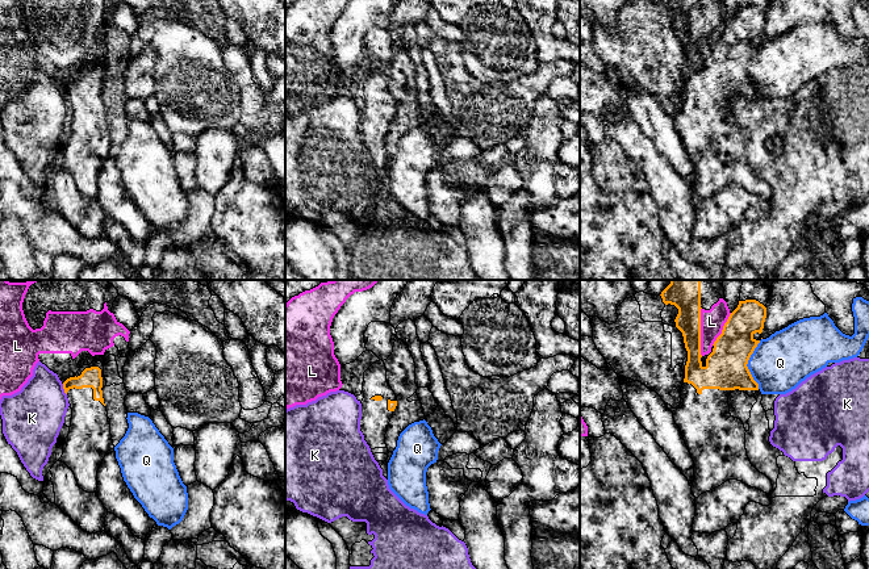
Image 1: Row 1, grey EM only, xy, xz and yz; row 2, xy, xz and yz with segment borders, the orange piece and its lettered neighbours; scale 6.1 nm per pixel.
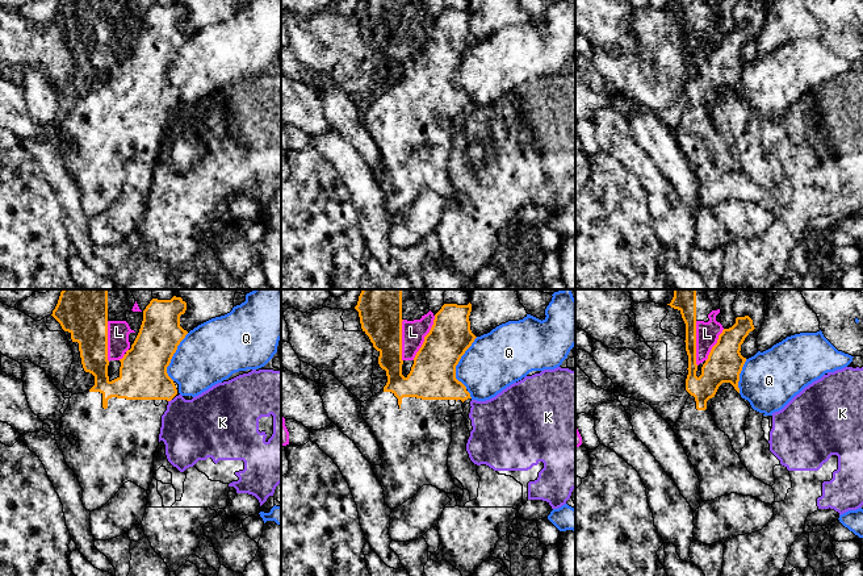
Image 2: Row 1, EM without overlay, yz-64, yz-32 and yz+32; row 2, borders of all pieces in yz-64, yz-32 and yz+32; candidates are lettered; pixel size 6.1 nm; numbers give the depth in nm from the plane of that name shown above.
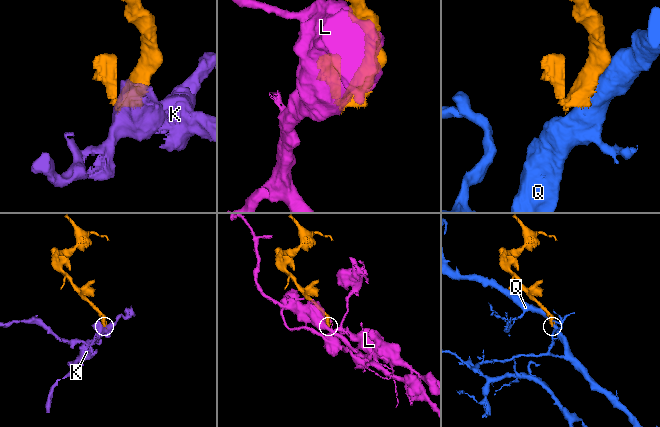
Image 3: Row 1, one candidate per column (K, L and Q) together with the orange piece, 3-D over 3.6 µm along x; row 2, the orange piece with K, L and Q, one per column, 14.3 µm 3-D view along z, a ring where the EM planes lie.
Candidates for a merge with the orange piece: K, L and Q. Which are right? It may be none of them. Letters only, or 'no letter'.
no letter

